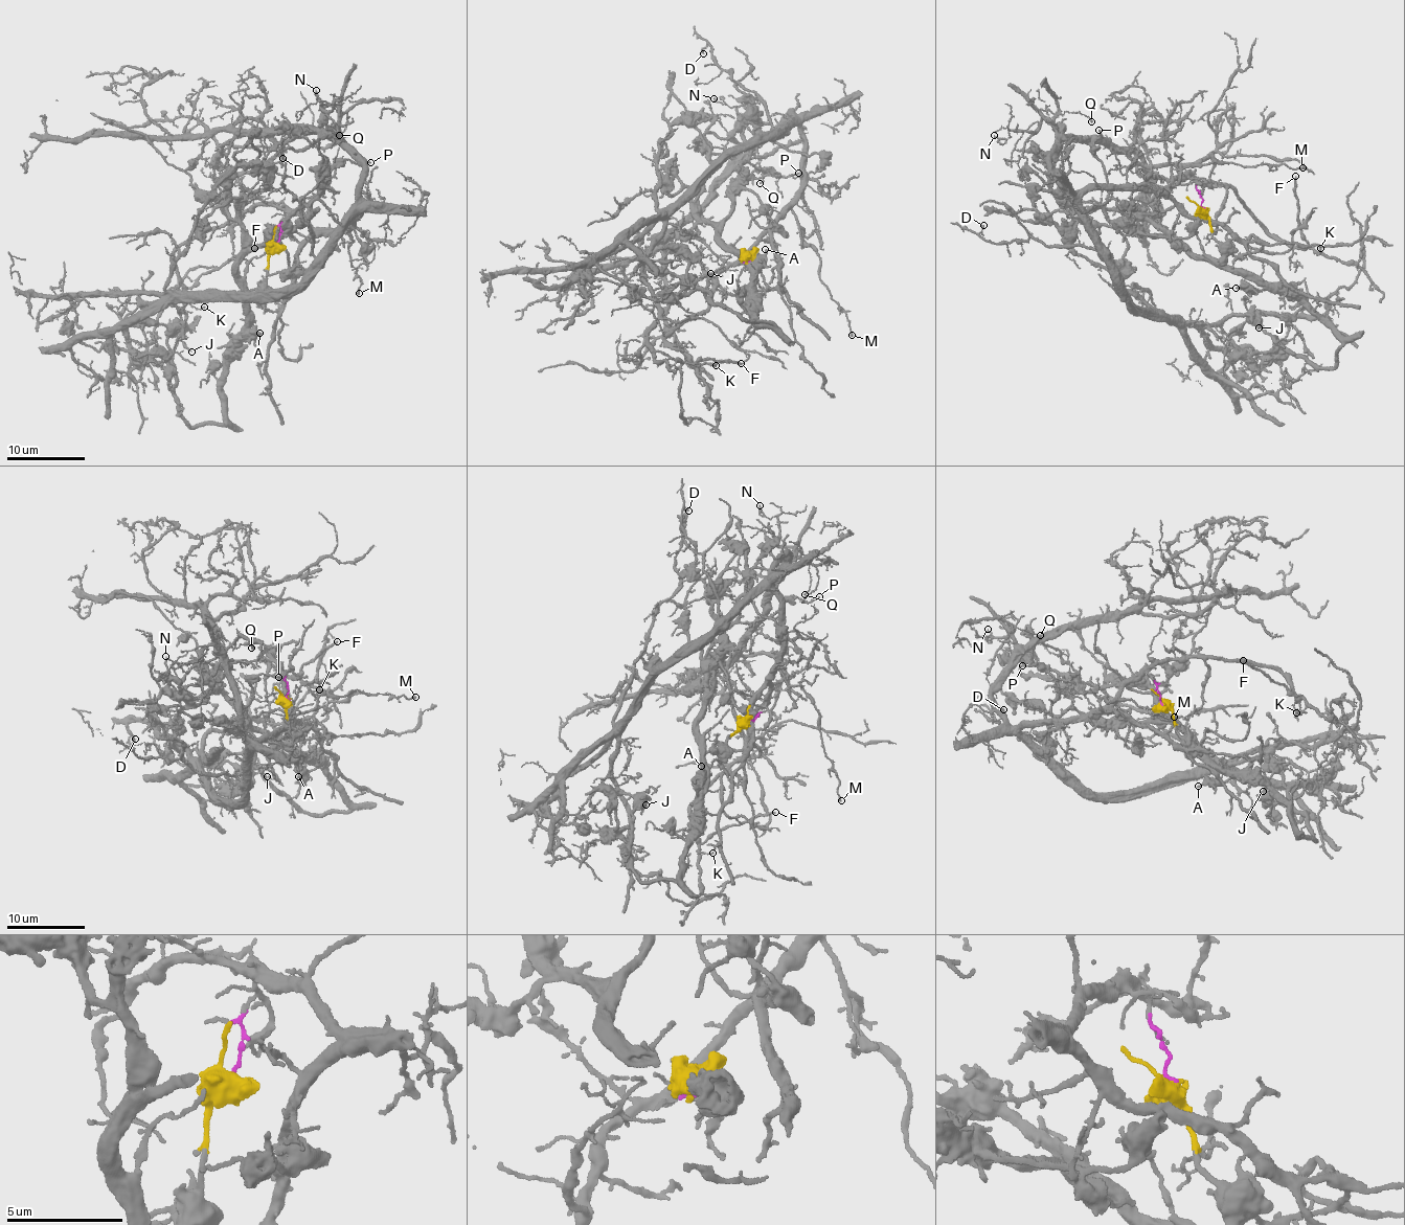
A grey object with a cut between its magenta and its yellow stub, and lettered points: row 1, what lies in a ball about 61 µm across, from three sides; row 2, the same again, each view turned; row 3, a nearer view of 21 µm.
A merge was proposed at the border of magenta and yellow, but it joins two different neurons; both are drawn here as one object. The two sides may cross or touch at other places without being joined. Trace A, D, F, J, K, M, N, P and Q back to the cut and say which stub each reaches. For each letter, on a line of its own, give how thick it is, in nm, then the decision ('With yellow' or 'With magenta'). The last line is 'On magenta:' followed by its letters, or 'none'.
A: Thickness 220 nm. With yellow
D: Thickness 130 nm. With magenta
F: Thickness 170 nm. With magenta
J: Thickness 150 nm. With yellow
K: Thickness 120 nm. With magenta
M: Thickness 180 nm. With magenta
N: Thickness 120 nm. With magenta
P: Thickness 120 nm. With yellow
Q: Thickness 140 nm. With magenta
On magenta: D, F, K, M, N, Q

